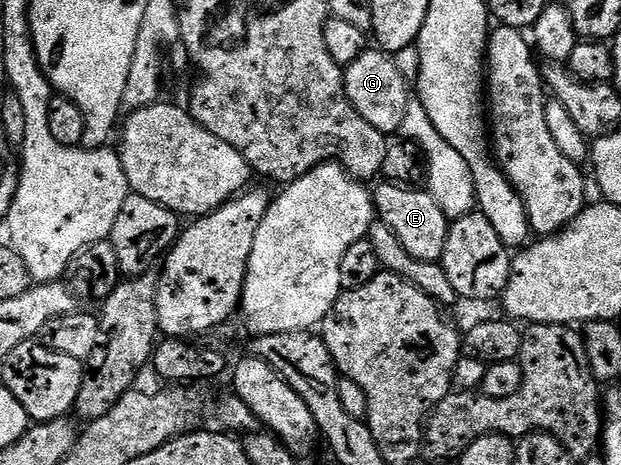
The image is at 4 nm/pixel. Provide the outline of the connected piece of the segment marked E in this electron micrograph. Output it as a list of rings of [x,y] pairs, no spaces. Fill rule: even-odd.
[[[380,183],[374,189],[374,213],[394,235],[398,235],[398,243],[414,255],[414,259],[439,262],[446,247],[450,218],[434,203],[432,194],[420,187]]]

